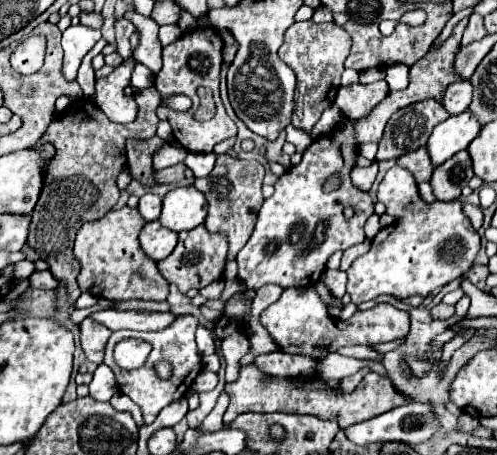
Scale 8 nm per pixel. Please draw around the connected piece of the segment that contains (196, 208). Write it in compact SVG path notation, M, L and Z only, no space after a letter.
M176 187L164 197L160 223L170 231L190 231L206 219L206 199L196 187Z

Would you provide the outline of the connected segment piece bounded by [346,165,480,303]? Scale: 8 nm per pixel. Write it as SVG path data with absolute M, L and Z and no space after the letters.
M394 165L378 185L378 201L386 205L386 213L394 215L394 223L380 229L368 253L358 257L348 273L348 293L354 303L376 299L378 295L394 297L428 297L454 279L470 273L480 251L480 235L464 215L460 201L426 203L410 171Z

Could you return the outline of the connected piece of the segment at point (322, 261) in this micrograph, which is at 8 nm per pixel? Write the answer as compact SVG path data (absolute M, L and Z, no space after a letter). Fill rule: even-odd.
M354 119L346 121L342 131L334 131L326 137L328 143L340 139L340 149L326 149L320 141L314 141L302 155L302 163L290 167L274 185L274 195L268 197L258 213L258 221L252 237L238 253L238 279L248 291L274 283L280 287L314 285L326 271L328 257L338 249L348 249L364 241L364 223L374 213L374 203L368 193L356 189L350 183L350 171L356 165L356 147L350 127ZM330 177L338 177L344 191L326 193L322 187ZM344 207L354 209L354 217L344 217Z

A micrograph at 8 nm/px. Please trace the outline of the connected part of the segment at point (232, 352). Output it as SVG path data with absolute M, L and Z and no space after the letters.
M234 331L232 335L228 335L228 339L222 341L222 355L226 359L226 383L234 381L238 375L238 361L250 353L250 341L246 331Z

